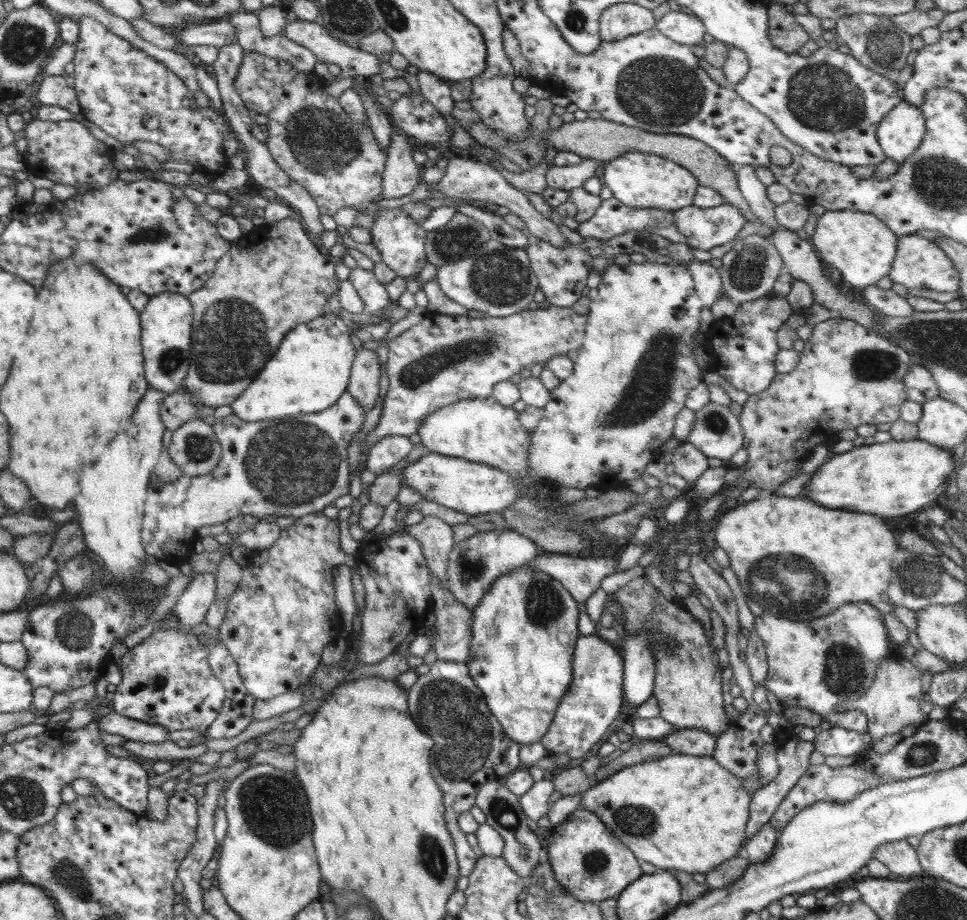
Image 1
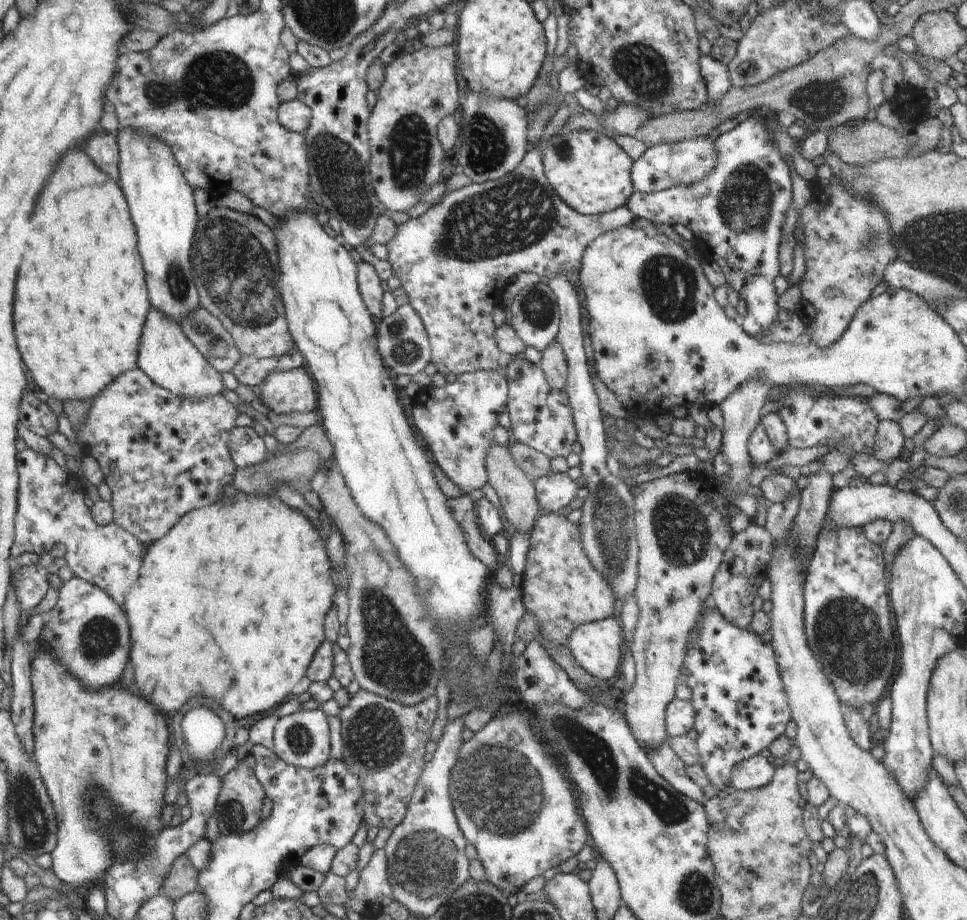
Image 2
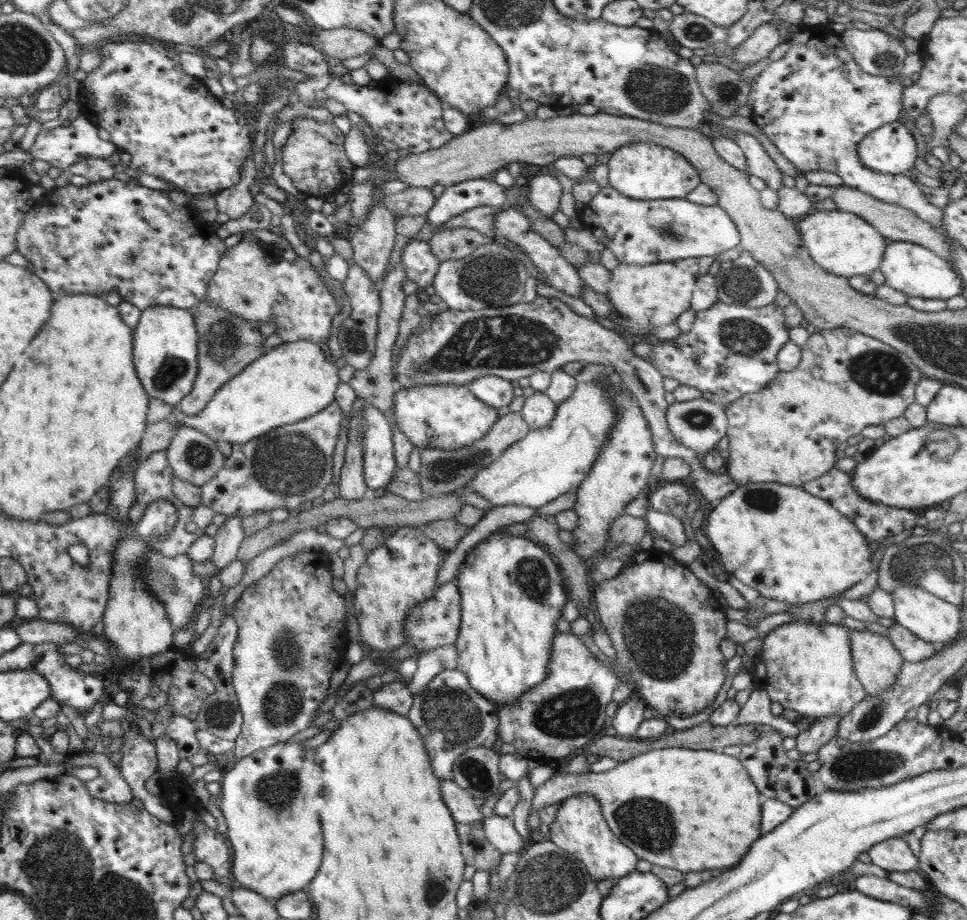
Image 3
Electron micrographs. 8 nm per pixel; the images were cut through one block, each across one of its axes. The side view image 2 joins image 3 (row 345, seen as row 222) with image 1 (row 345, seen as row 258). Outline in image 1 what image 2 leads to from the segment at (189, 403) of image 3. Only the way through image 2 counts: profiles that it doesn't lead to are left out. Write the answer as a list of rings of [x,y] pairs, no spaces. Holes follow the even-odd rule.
[[[287,217],[278,220],[273,224],[267,222],[259,223],[259,228],[249,234],[243,234],[239,239],[231,242],[230,250],[222,258],[212,273],[212,276],[204,283],[203,287],[189,294],[188,300],[193,306],[193,321],[191,334],[191,357],[190,366],[187,375],[183,380],[184,386],[194,395],[202,405],[217,407],[224,404],[230,405],[247,389],[247,386],[256,378],[256,375],[264,368],[269,358],[272,358],[274,352],[279,347],[280,340],[284,334],[292,330],[298,324],[310,322],[313,318],[323,314],[323,309],[327,306],[328,299],[336,296],[339,291],[339,280],[335,275],[336,261],[320,253],[320,250],[312,243],[307,230],[301,225],[298,219]]]

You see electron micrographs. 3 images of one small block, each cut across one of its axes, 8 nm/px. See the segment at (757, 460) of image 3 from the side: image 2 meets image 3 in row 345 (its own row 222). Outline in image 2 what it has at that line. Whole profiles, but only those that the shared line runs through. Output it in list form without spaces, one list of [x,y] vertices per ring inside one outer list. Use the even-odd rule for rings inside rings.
[[[833,176],[827,185],[817,184],[816,179],[809,182],[812,202],[804,208],[802,214],[802,238],[806,242],[804,250],[805,272],[797,286],[800,288],[803,301],[814,306],[816,317],[808,325],[808,339],[812,344],[824,348],[834,344],[846,332],[858,308],[870,298],[871,290],[882,280],[884,270],[890,262],[898,260],[898,252],[892,244],[892,232],[888,216],[876,206],[868,204],[864,198],[856,198],[846,184]]]

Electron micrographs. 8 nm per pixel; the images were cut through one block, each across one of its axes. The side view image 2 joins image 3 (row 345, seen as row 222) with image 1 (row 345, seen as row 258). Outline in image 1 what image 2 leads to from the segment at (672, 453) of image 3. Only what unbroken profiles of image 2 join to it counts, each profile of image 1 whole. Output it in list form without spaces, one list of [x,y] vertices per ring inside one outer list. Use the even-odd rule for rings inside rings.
[[[541,305],[536,310],[530,310],[528,308],[504,317],[492,317],[483,314],[480,318],[468,317],[468,315],[446,315],[441,313],[432,313],[427,311],[423,321],[412,326],[410,329],[404,331],[400,335],[388,342],[388,362],[387,362],[387,376],[389,380],[389,388],[385,399],[383,400],[383,409],[380,416],[380,420],[377,426],[368,433],[365,445],[368,450],[371,446],[374,446],[381,438],[390,434],[396,436],[409,437],[412,434],[418,433],[418,427],[422,422],[422,419],[429,414],[432,414],[434,410],[438,410],[441,406],[448,406],[452,402],[458,402],[464,398],[488,398],[493,393],[494,385],[497,382],[509,380],[513,374],[518,374],[522,368],[528,368],[531,370],[532,364],[545,364],[550,357],[556,355],[566,355],[570,350],[578,350],[584,342],[584,329],[588,317],[586,315],[580,315],[574,311],[573,307],[568,306],[552,306],[552,305]]]

